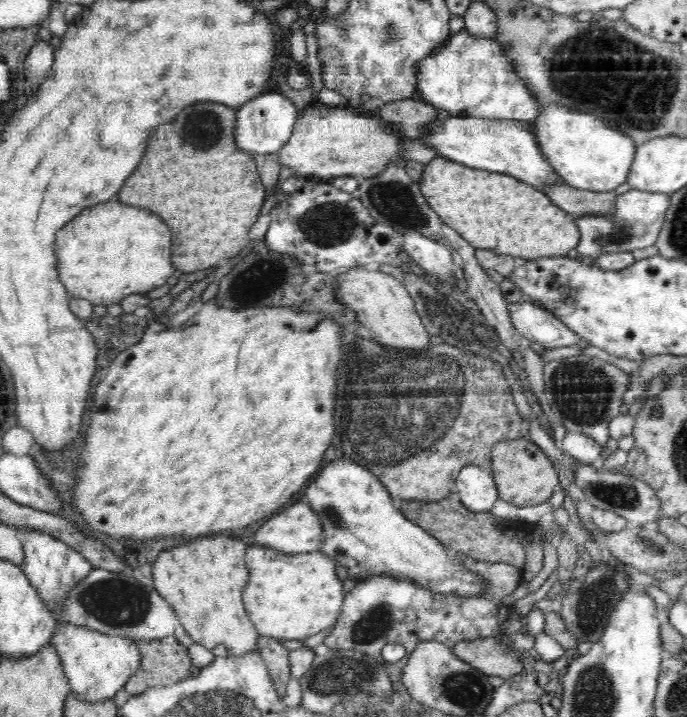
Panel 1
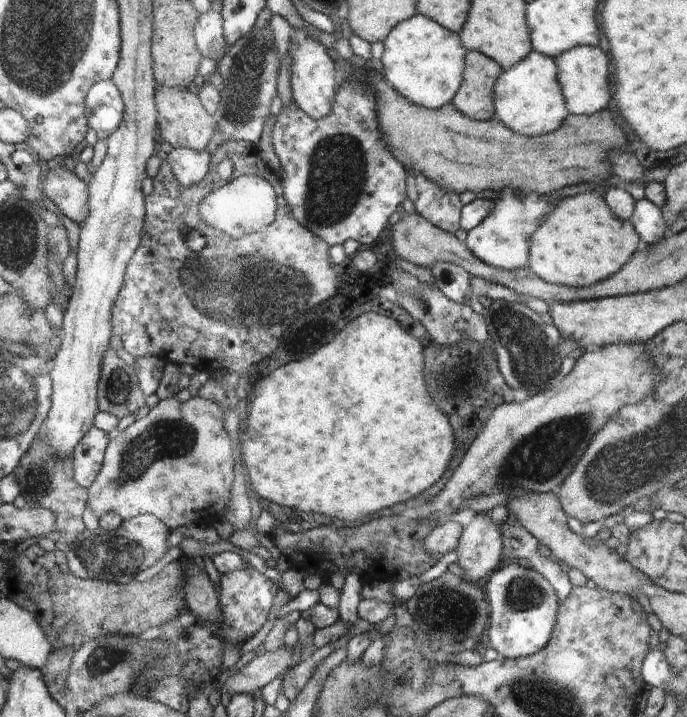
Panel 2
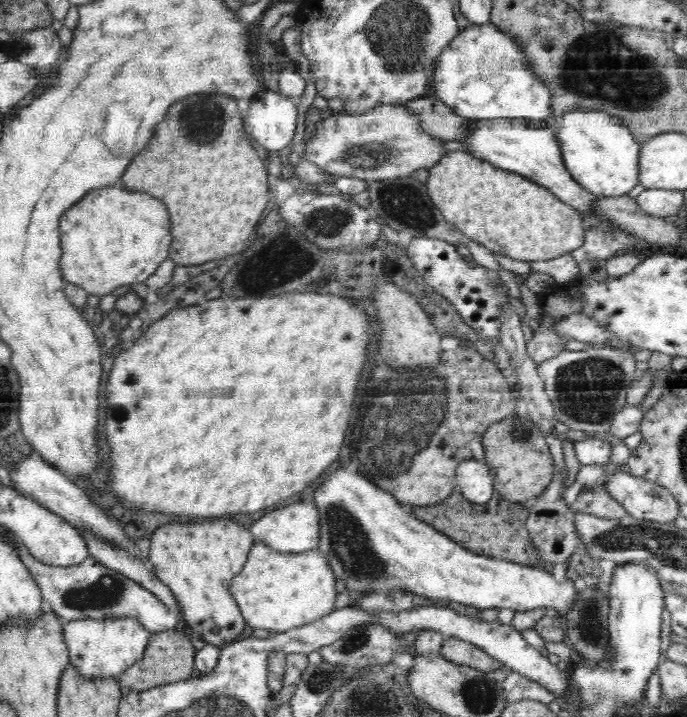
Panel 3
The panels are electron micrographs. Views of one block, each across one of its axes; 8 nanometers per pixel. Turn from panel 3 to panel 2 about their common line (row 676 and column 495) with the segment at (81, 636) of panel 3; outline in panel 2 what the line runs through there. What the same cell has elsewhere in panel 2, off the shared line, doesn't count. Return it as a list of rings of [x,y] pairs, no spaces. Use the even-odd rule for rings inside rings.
[[[532,50],[522,62],[503,70],[494,88],[494,118],[524,136],[540,136],[560,128],[570,115],[559,83],[559,65],[544,53]]]

